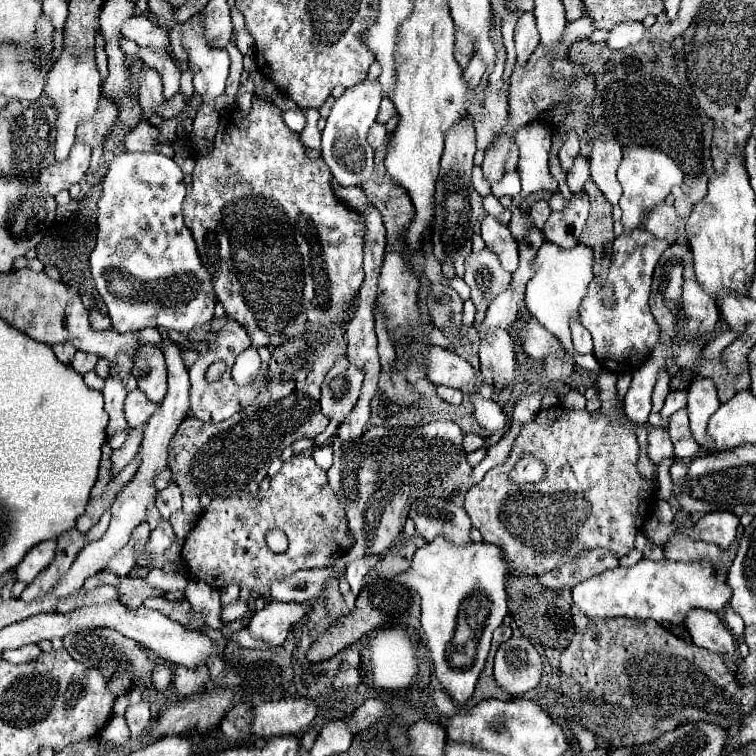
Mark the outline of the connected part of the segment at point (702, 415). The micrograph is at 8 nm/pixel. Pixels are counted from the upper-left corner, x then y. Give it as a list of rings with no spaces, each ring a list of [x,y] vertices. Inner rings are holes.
[[[693,379],[687,389],[687,409],[689,409],[689,421],[695,441],[705,447],[713,449],[713,443],[705,437],[705,427],[711,415],[719,409],[717,389],[713,387],[713,379]]]

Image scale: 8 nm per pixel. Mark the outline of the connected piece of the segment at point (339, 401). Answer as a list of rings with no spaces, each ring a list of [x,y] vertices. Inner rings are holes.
[[[341,357],[323,379],[321,413],[343,423],[359,399],[363,375],[365,373],[359,367],[349,365],[347,359]]]

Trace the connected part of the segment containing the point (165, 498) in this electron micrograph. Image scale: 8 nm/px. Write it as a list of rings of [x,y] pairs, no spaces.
[[[169,483],[165,491],[159,491],[155,497],[155,505],[161,511],[163,519],[169,519],[169,515],[181,511],[181,491],[177,483]]]

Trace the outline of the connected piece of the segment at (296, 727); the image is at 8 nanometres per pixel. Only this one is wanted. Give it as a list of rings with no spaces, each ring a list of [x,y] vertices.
[[[281,699],[281,701],[267,701],[255,707],[255,719],[253,719],[253,733],[257,737],[283,737],[293,735],[297,737],[303,731],[309,731],[315,727],[313,719],[317,717],[317,705],[311,699]]]

